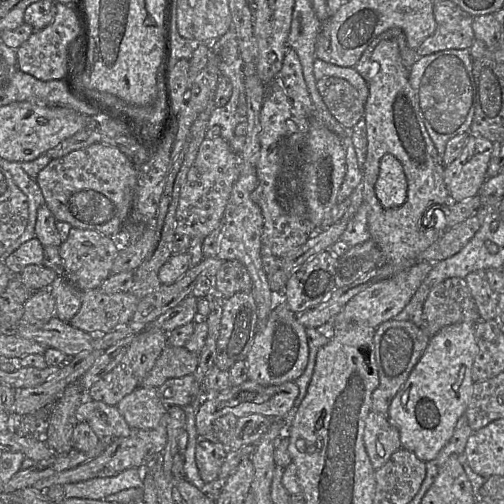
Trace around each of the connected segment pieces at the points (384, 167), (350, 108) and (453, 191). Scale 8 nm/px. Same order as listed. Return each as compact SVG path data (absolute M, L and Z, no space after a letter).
M386 154L380 161L375 193L380 204L386 209L402 206L407 199L407 179L400 161Z
M323 78L317 81L316 87L331 115L347 131L364 117L365 103L357 89L345 79Z
M470 133L459 157L444 167L444 183L451 202L462 202L479 194L487 177L493 143Z

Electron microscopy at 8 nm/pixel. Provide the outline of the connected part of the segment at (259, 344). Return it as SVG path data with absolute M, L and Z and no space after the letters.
M277 302L265 322L258 322L252 346L245 359L248 378L263 386L280 385L299 378L308 362L305 327L283 302Z

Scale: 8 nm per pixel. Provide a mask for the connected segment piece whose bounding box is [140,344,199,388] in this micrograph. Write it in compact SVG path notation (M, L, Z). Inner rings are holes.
M167 344L140 387L157 388L168 379L194 374L198 362L199 354Z

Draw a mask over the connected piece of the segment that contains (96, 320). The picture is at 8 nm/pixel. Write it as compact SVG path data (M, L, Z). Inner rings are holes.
M98 289L82 292L81 307L69 324L91 335L105 334L128 322L133 316L139 299L129 292L106 294Z

